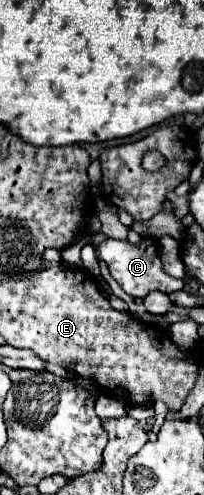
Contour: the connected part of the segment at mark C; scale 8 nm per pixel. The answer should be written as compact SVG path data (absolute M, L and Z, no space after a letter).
M105 238L95 246L95 256L97 256L97 260L103 260L107 264L113 280L123 288L125 294L129 294L133 298L145 298L153 290L169 294L169 292L181 290L185 286L183 280L177 280L165 272L163 262L159 258L159 246L153 238L143 238L139 244L129 244L127 240Z

